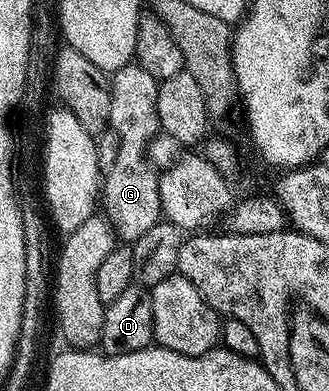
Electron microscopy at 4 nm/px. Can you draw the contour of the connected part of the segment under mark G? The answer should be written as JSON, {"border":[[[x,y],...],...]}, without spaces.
{"border":[[[127,65],[116,69],[109,76],[110,118],[108,127],[119,139],[117,162],[112,173],[108,173],[100,183],[100,203],[104,214],[114,227],[114,234],[119,240],[133,241],[152,225],[163,218],[158,192],[159,172],[147,159],[147,147],[154,135],[159,134],[156,97],[159,80],[152,77],[143,67]]]}

